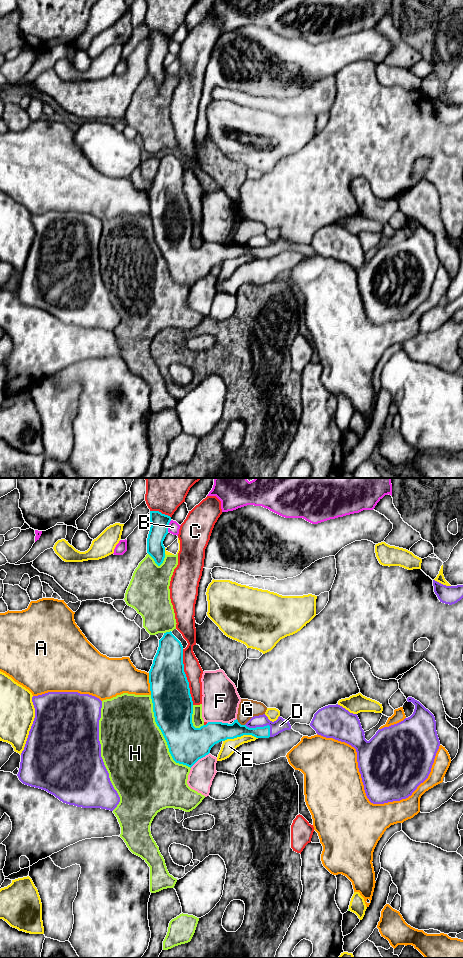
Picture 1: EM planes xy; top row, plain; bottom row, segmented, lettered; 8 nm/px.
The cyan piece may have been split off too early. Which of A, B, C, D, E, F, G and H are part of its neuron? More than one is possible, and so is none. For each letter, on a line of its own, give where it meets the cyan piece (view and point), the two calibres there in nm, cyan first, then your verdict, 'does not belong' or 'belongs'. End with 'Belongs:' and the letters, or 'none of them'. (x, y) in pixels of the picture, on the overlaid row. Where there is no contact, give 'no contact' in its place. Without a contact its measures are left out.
A: xy (150, 684) | 320/280 nm | does not belong
B: xy (167, 526) | 140/90 nm | does not belong
C: xy (186, 677) | 320/140 nm | does not belong
D: xy (262, 727) | 120/110 nm | does not belong
E: xy (240, 736) | 180/110 nm | does not belong
F: xy (217, 722) | 260/300 nm | does not belong
G: xy (239, 723) | 180/150 nm | does not belong
H: xy (163, 735) | 320/500 nm | does not belong
Belongs: none of them

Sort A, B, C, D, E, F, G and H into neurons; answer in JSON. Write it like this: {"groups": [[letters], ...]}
{"groups": [["A"], ["B"], ["C"], ["D"], ["E"], ["F"], ["G", "H"]]}

